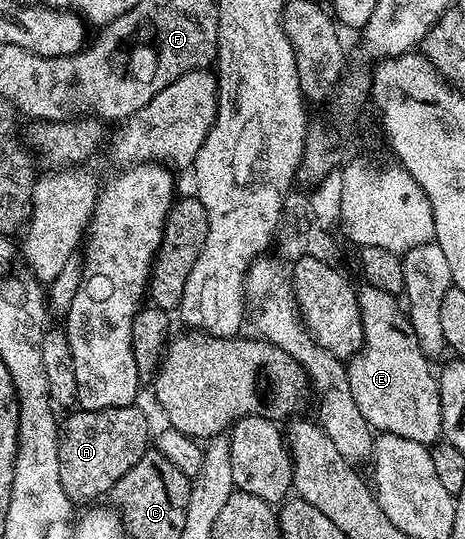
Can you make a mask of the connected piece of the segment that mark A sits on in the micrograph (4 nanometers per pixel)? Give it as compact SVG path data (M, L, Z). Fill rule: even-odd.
M133 403L127 405L125 409L81 409L77 408L75 411L69 412L68 417L63 418L60 425L60 442L58 443L58 471L62 479L62 487L66 491L69 501L79 503L79 501L88 501L84 503L96 503L100 496L111 494L114 483L118 483L118 479L122 479L122 475L126 475L126 471L130 471L130 467L134 467L134 463L138 463L138 459L142 459L142 455L149 452L150 449L150 433L148 437L148 417L139 409L139 404Z

